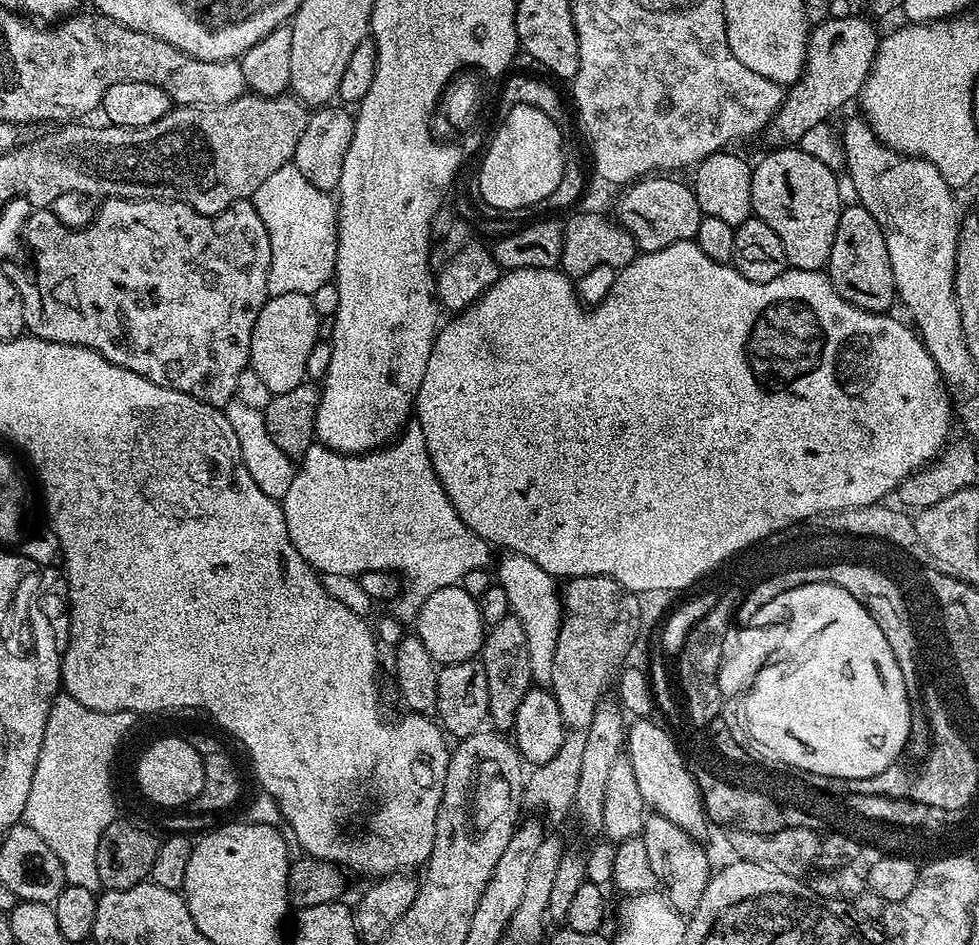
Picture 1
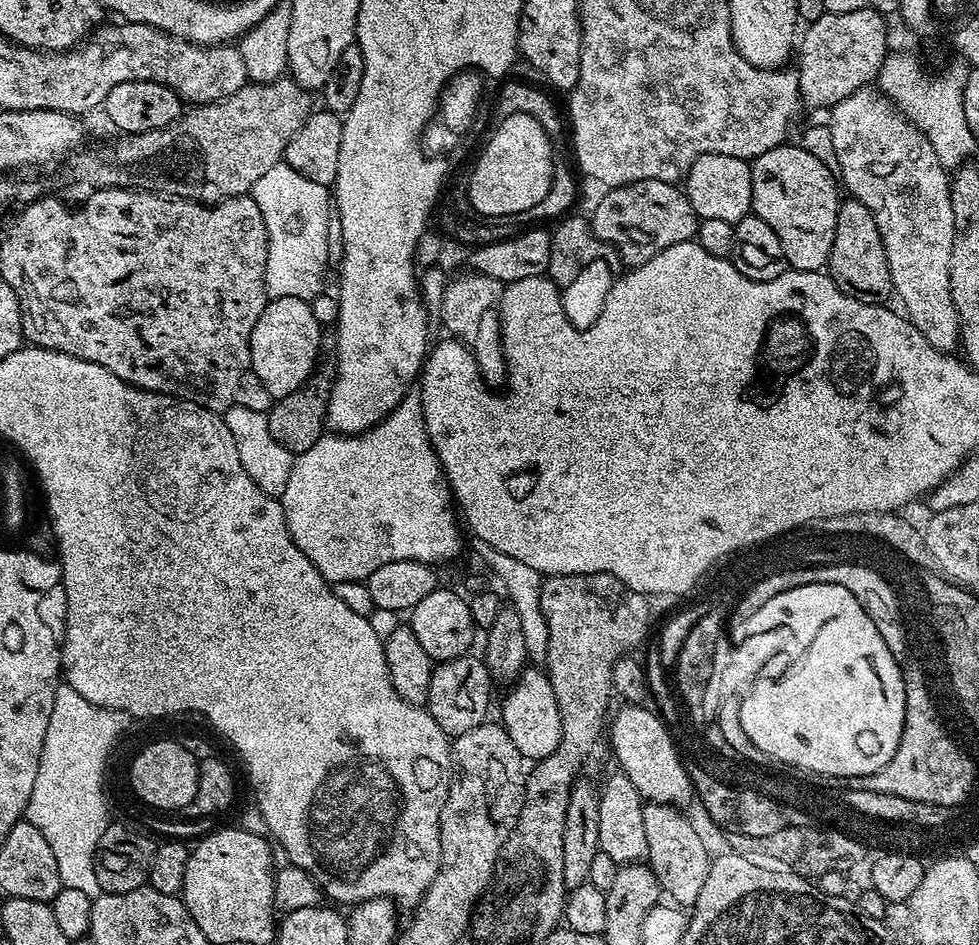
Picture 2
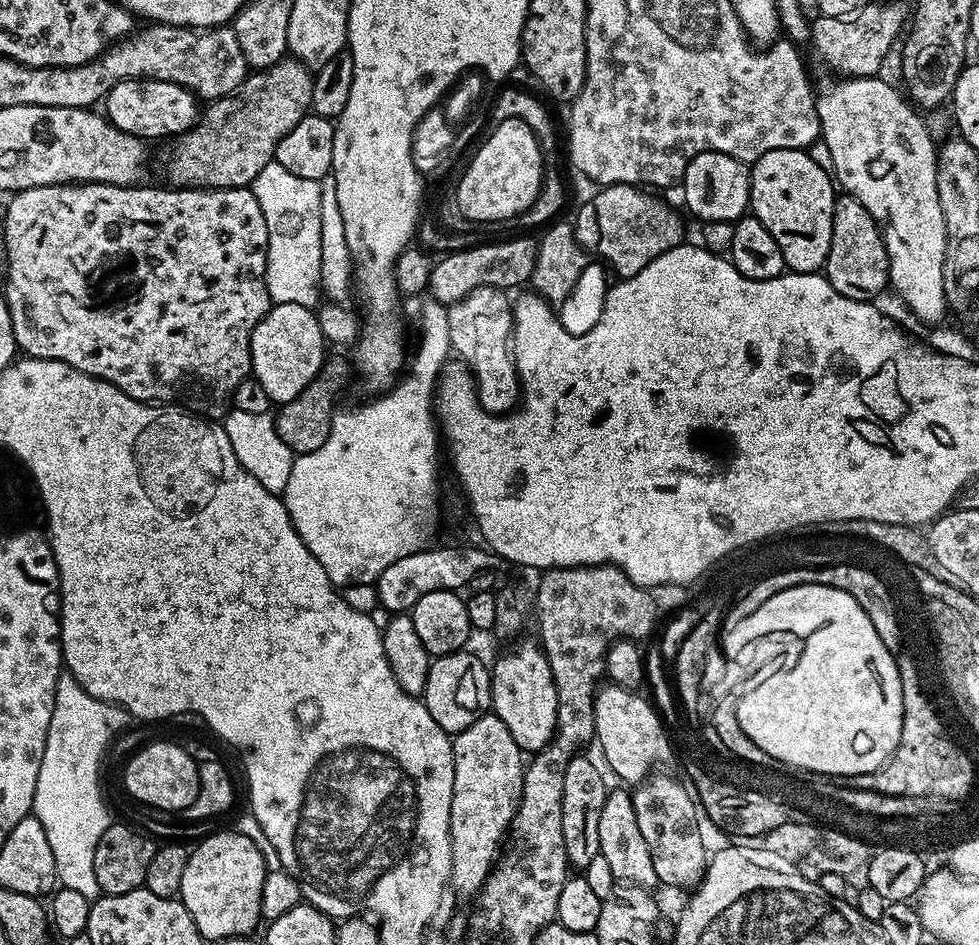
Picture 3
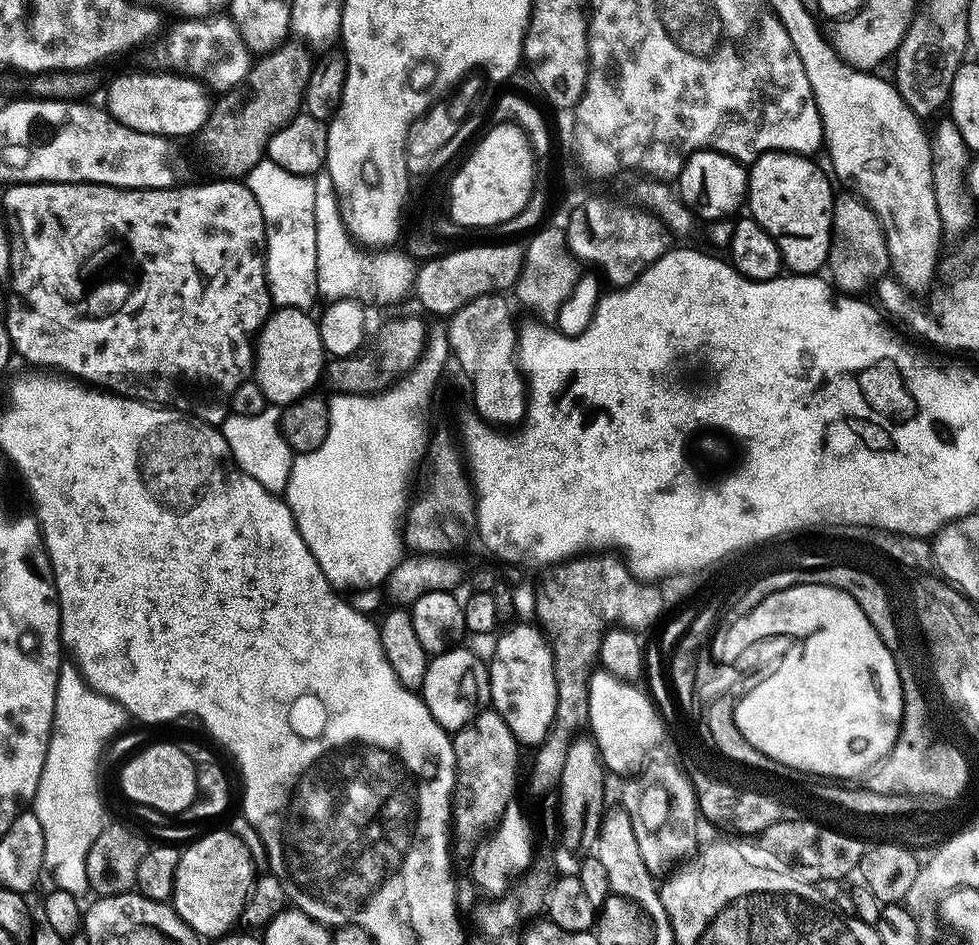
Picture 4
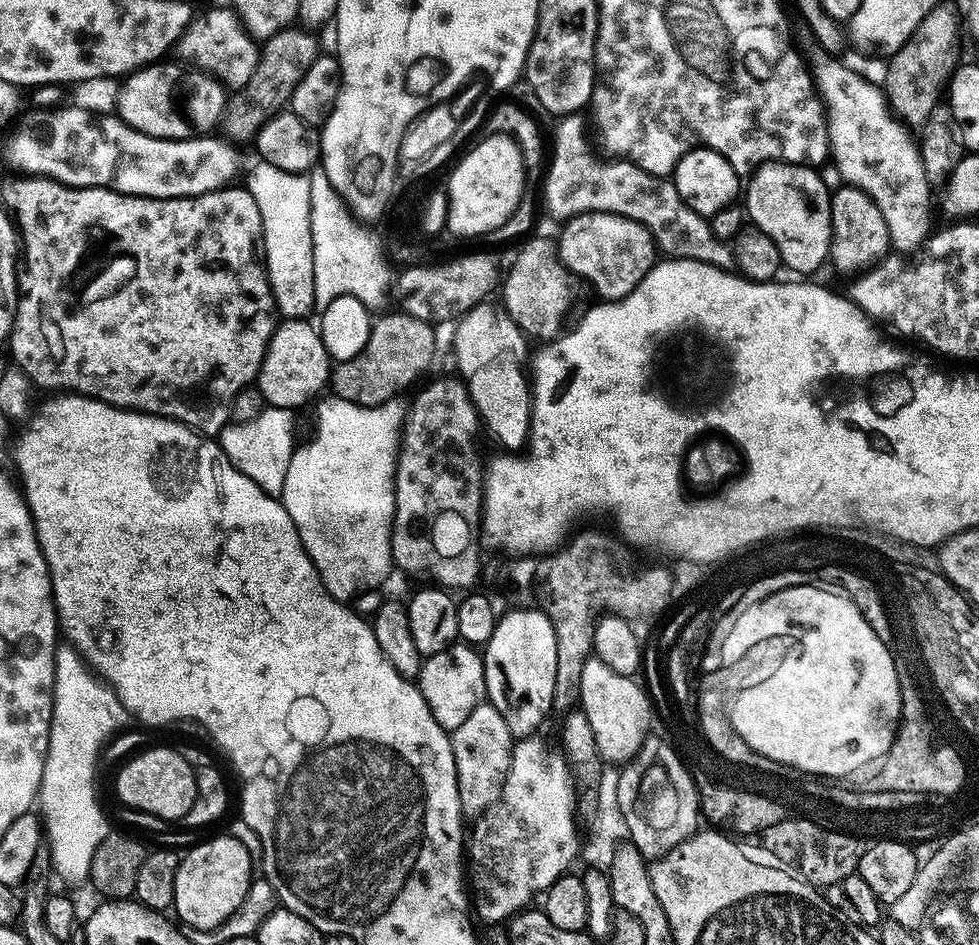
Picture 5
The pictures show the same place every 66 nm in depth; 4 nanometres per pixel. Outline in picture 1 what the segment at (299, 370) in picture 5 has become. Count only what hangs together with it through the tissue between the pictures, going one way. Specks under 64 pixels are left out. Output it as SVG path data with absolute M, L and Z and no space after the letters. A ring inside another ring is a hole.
M278 294L269 296L258 314L258 322L254 322L254 334L250 338L250 367L258 370L258 375L266 381L266 387L274 394L286 394L286 390L294 390L294 386L305 383L308 372L308 359L316 348L316 335L320 332L322 317L316 311L311 296L306 294Z

